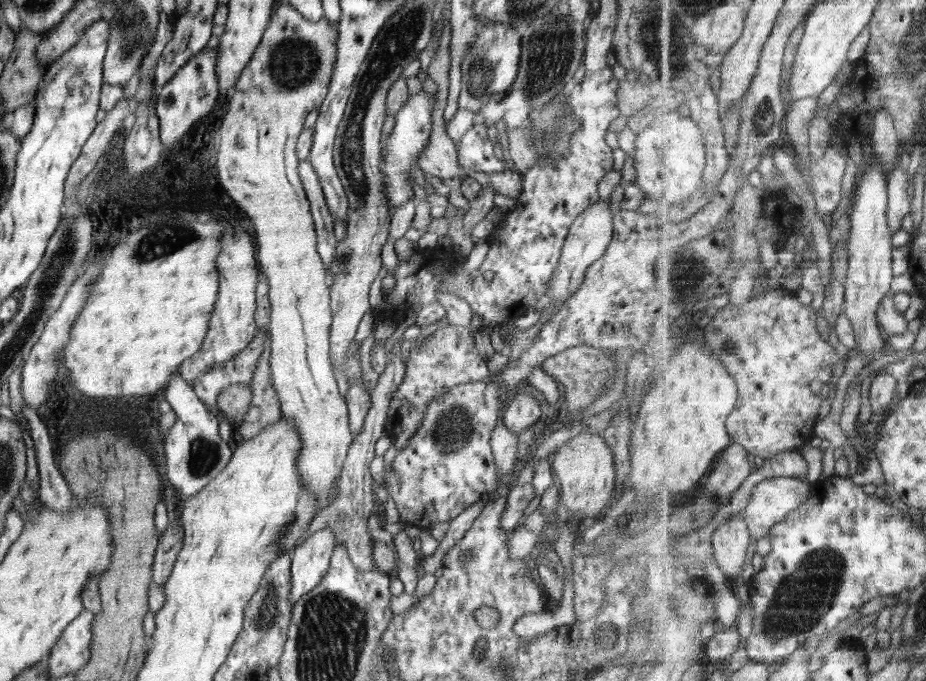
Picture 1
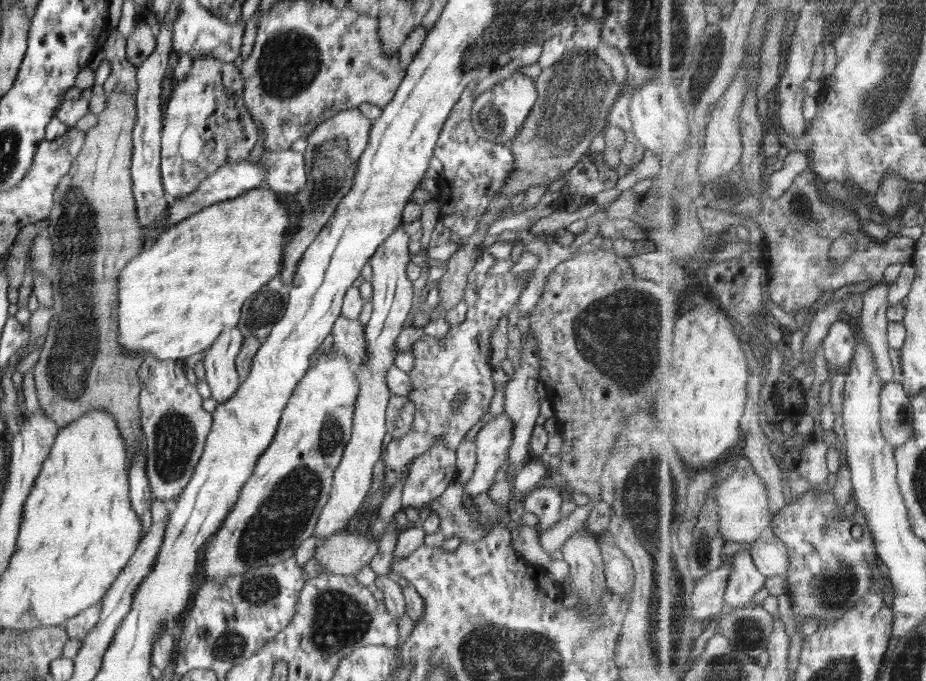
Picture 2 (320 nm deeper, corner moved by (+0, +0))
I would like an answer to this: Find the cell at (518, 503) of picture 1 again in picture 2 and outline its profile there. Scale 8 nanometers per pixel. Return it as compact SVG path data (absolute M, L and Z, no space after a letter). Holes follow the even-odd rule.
M540 485L530 492L524 500L526 512L532 512L538 518L539 533L550 530L563 515L560 513L562 504L561 490L544 488Z

